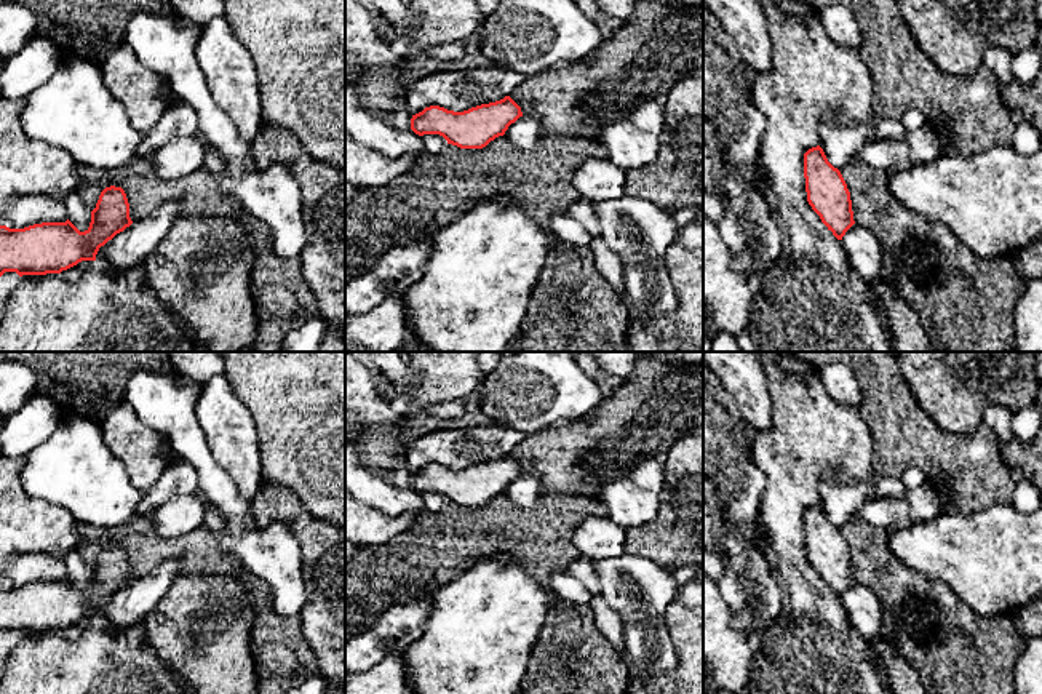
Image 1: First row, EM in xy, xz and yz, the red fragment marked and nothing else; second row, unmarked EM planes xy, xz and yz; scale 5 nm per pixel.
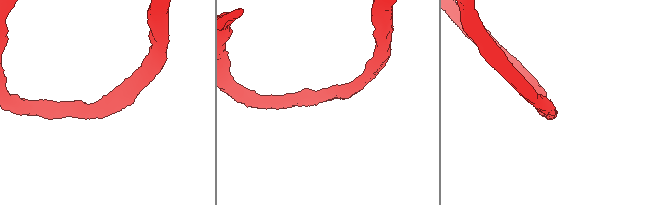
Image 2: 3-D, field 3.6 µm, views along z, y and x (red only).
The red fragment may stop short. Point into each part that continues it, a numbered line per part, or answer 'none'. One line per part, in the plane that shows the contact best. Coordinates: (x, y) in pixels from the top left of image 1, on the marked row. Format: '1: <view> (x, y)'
none

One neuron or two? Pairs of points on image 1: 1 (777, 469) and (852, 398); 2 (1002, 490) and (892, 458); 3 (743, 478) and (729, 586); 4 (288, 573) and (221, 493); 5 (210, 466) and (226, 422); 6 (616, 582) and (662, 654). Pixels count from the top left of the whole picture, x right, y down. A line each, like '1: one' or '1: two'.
1: two
2: one
3: one
4: two
5: two
6: one

